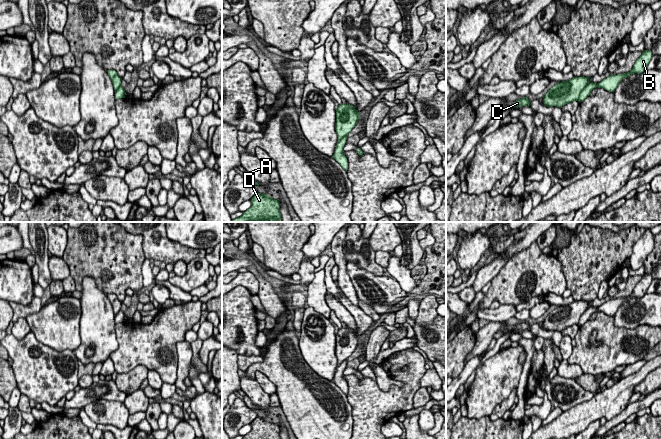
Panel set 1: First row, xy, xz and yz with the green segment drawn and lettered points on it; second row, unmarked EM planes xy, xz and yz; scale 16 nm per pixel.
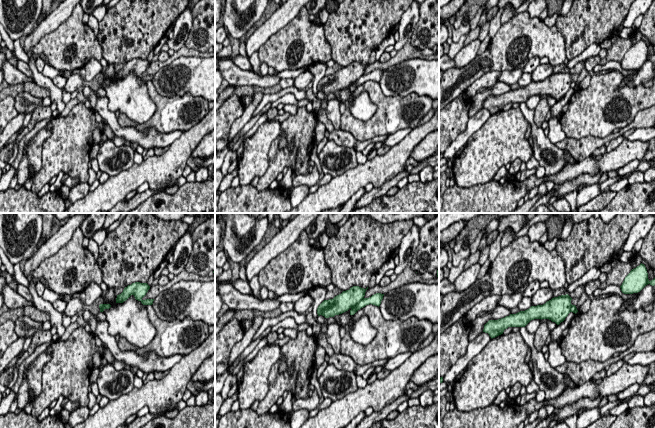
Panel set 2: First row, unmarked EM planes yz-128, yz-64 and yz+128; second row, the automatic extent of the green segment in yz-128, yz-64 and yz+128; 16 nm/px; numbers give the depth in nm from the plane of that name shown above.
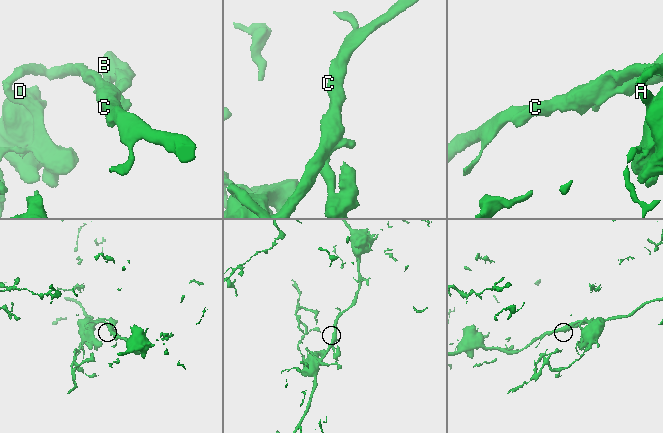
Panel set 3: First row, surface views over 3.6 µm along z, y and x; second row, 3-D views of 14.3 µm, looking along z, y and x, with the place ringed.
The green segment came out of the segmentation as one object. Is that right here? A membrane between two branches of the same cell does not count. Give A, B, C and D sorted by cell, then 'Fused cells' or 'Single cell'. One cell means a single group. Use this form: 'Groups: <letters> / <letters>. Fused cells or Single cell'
Groups: A B C D. Single cell

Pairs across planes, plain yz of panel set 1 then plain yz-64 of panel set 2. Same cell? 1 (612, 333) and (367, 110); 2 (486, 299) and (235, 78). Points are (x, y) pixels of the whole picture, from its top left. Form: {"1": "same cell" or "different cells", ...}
{"1": "different cells", "2": "different cells"}

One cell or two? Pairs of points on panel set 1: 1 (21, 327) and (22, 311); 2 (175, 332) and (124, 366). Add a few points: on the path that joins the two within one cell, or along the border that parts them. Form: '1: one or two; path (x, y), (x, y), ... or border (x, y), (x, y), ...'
1: two; border (25, 318), (19, 318), (14, 323)
2: one; path (162, 334), (150, 344), (146, 344), (137, 353)

